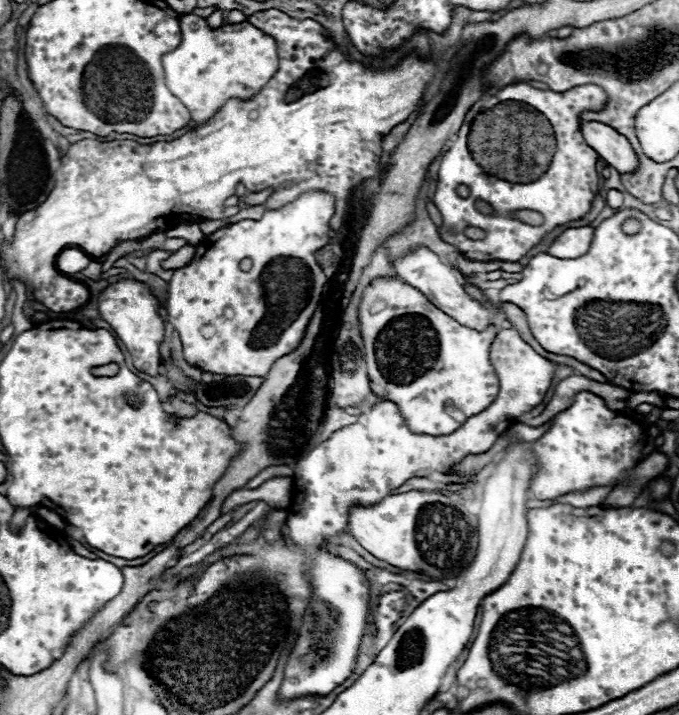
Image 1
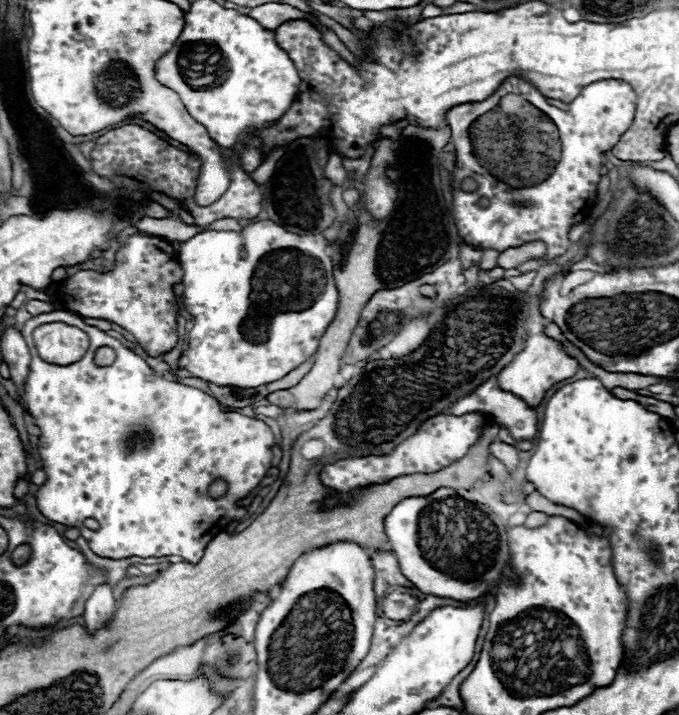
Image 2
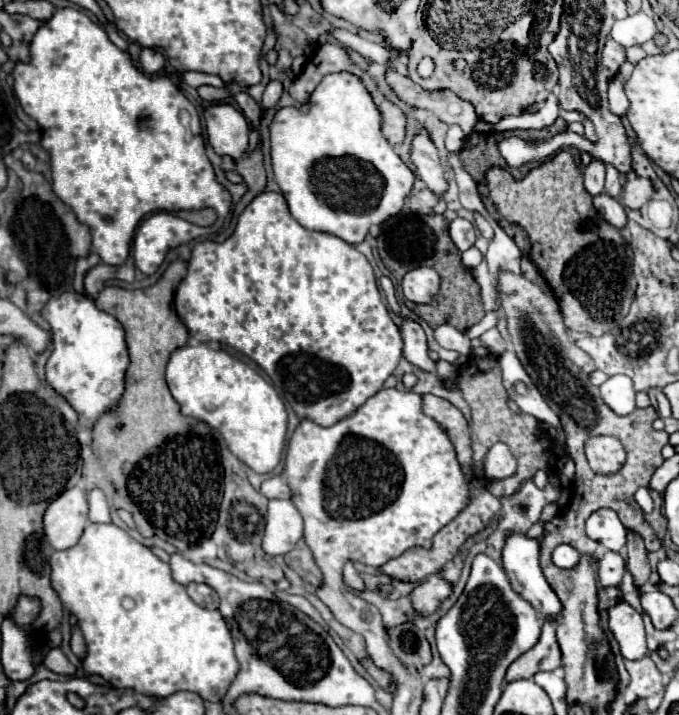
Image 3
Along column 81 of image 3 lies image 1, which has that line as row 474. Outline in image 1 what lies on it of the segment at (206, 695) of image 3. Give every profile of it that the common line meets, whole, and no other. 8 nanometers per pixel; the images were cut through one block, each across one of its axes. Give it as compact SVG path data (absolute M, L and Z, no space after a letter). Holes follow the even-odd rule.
M590 392L576 394L574 404L550 422L552 428L534 442L540 470L532 482L532 496L538 500L552 500L574 490L624 482L636 468L646 440L646 432L636 420L608 410L604 400Z

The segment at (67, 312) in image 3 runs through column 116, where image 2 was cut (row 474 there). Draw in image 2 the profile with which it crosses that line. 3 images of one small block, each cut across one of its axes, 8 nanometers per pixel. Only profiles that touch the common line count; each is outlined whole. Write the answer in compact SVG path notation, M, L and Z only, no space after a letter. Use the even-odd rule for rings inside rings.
M480 412L464 414L464 416L434 416L422 424L422 428L410 436L410 440L404 440L394 452L386 456L364 456L364 458L346 458L338 460L334 464L328 464L320 472L320 480L324 486L336 490L336 496L346 498L348 492L354 488L364 488L370 484L382 484L386 480L392 480L394 476L414 474L414 472L436 472L438 468L444 468L446 464L452 464L454 460L460 460L468 448L478 440L482 424L488 416Z

